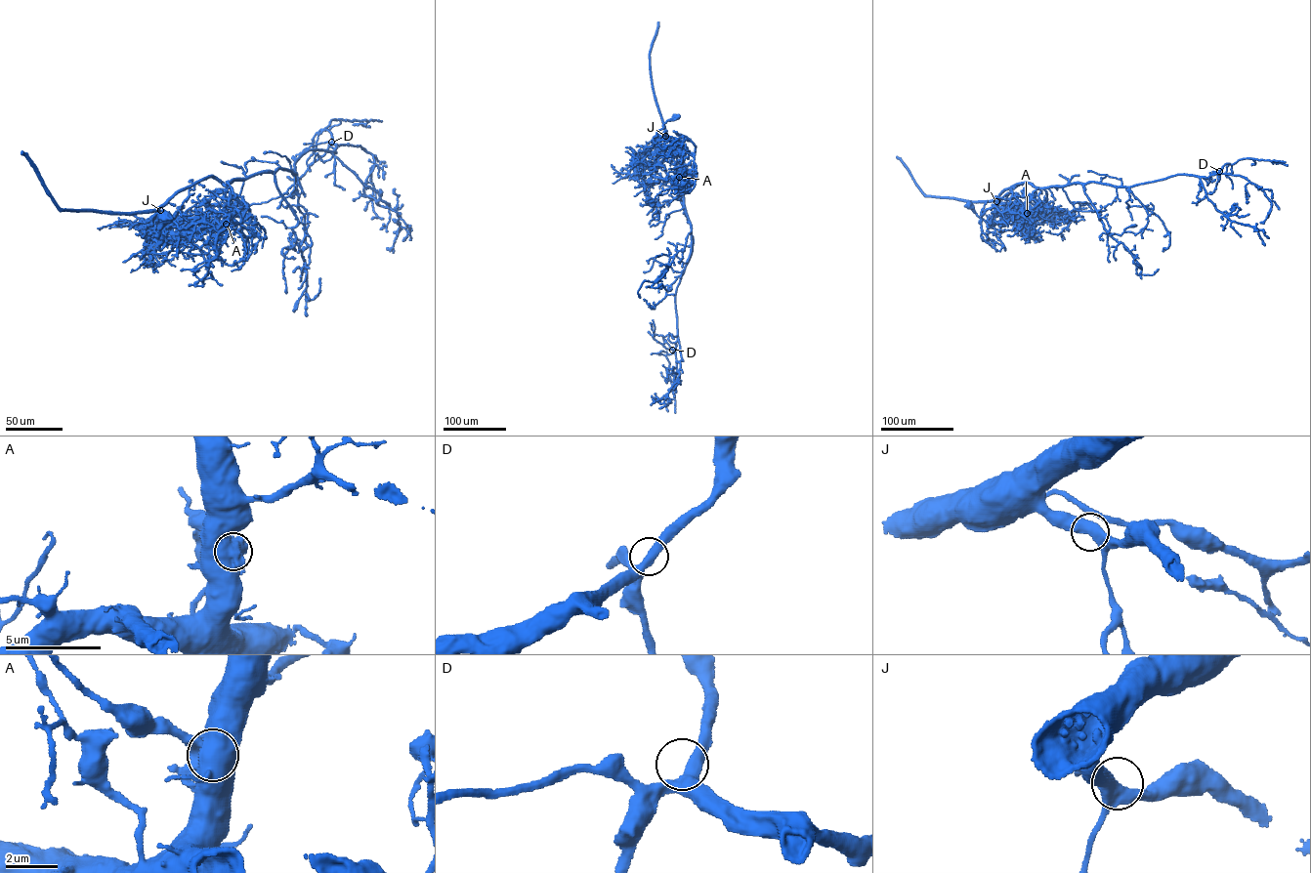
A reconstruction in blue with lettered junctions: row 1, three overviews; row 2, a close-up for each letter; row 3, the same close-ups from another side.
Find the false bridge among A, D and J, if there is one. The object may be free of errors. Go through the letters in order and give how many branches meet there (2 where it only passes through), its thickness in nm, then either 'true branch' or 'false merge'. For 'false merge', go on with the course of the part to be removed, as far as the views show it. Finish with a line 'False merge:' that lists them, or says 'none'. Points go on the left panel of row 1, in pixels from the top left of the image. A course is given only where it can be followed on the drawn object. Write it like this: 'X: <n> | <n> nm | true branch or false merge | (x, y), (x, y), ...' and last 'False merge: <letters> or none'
A: 3 | 700 nm | false merge | (226, 224), (197, 232), (158, 208), (210, 177), (297, 173), (303, 154), (337, 145), (375, 156), (371, 219)
D: 3 | 380 nm | true branch
J: 3 | 460 nm | true branch
False merge: A

